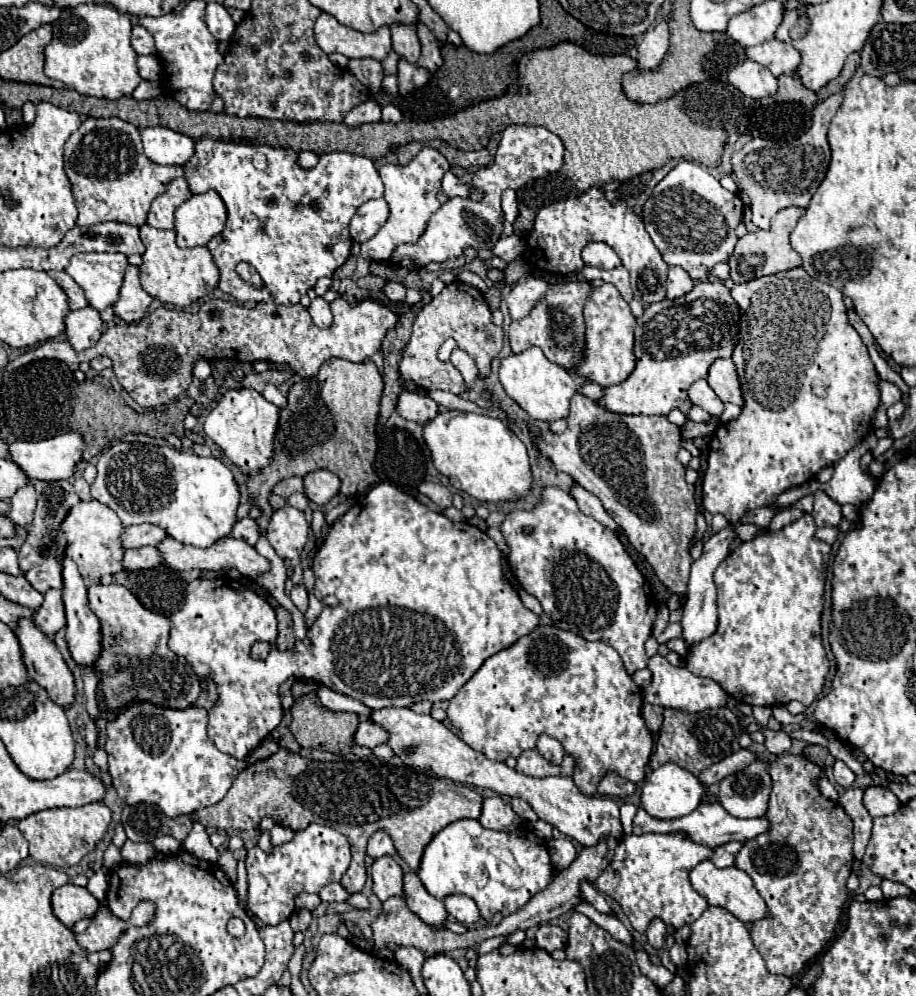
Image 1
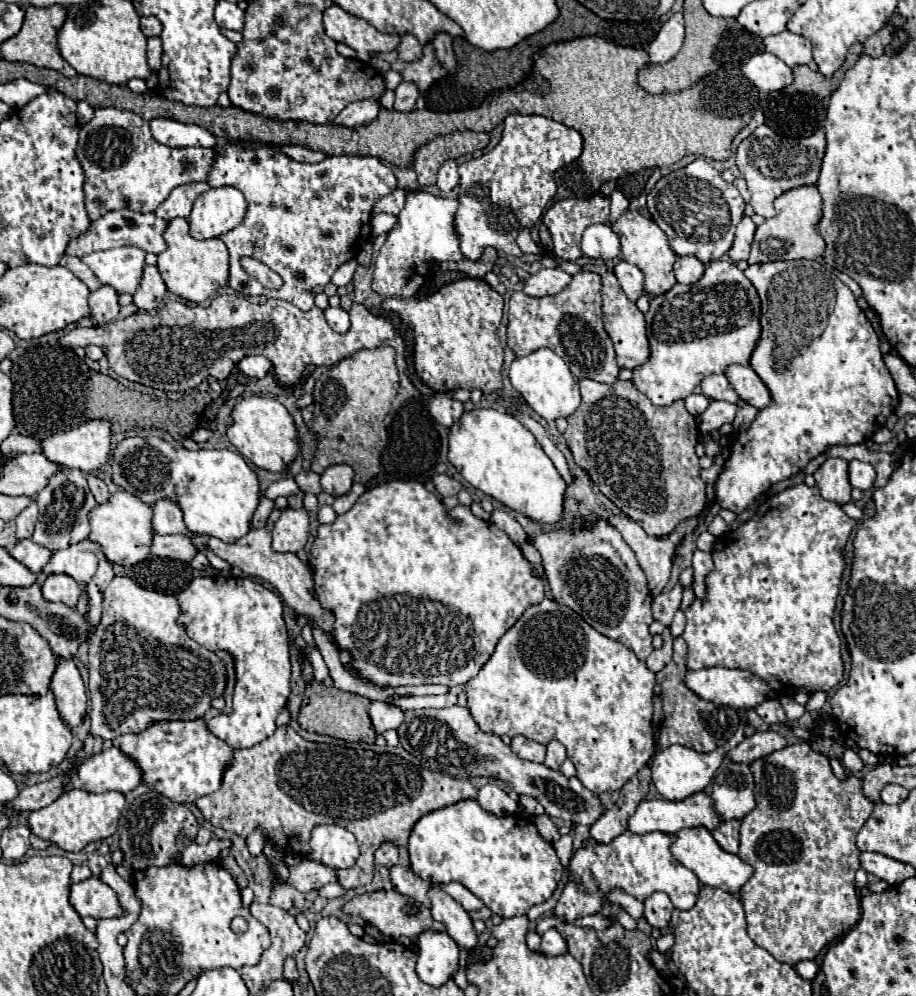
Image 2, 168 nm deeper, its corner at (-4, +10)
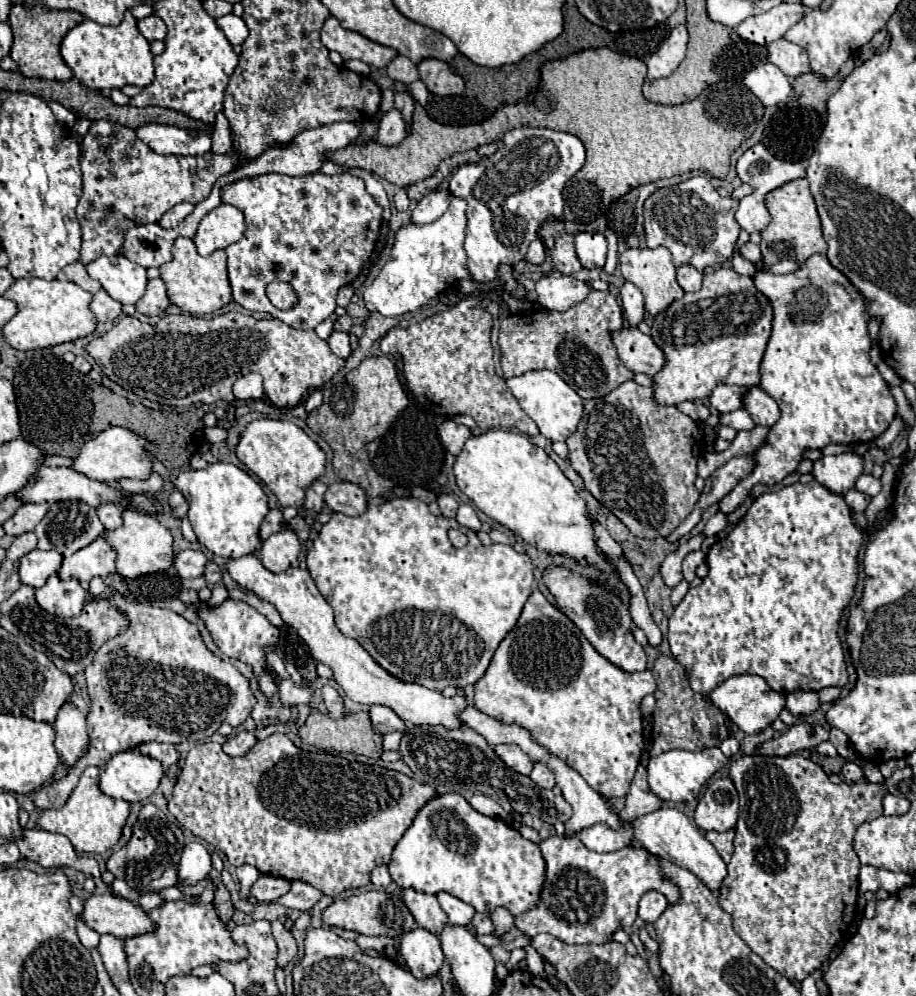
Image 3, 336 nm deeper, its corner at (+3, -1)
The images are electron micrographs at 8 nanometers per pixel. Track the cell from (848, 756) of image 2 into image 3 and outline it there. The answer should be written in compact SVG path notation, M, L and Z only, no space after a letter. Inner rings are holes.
M845 763L841 773L843 773L843 777L847 781L861 781L863 779L863 769L859 765L855 765L855 763Z

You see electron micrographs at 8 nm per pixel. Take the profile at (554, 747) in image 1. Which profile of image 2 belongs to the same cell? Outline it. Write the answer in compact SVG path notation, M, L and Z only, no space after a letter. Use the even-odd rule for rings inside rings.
M550 740L546 748L548 748L548 752L546 752L544 764L548 768L552 768L552 770L558 770L562 766L562 762L566 760L566 748L560 742L556 742L556 740Z

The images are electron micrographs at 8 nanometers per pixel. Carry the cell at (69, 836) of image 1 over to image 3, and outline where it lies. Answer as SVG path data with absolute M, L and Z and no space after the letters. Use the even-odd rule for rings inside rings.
M87 767L81 773L81 779L79 779L77 787L73 789L71 797L67 799L65 807L43 811L37 821L41 829L69 837L75 851L79 851L79 853L105 853L107 849L111 849L121 839L123 825L131 811L131 803L115 801L113 797L107 797L99 789L99 777L101 777L99 767Z

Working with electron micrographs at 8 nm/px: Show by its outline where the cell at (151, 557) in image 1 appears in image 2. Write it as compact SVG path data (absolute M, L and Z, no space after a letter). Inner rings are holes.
M154 534L150 552L158 558L172 558L172 560L180 560L180 562L190 562L198 550L192 546L192 542L186 534L172 534L172 536Z

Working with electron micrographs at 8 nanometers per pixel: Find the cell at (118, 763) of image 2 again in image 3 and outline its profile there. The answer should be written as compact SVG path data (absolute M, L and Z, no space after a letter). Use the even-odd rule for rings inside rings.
M125 751L113 755L111 761L103 767L101 791L113 799L135 803L153 795L161 777L161 761L155 761L143 753Z

